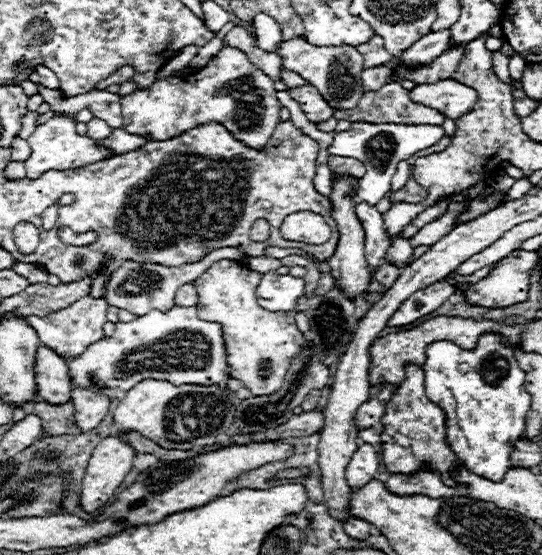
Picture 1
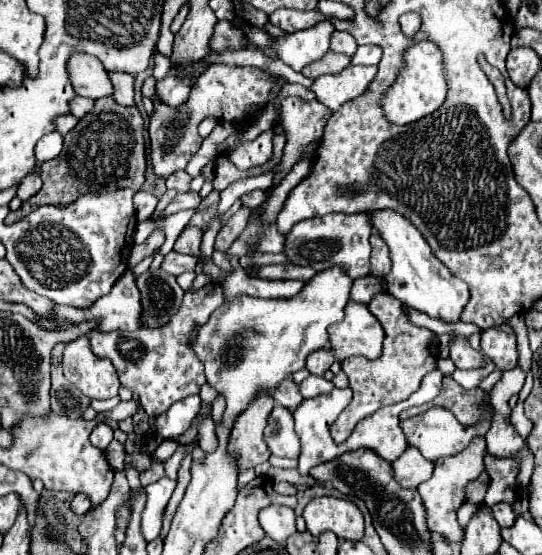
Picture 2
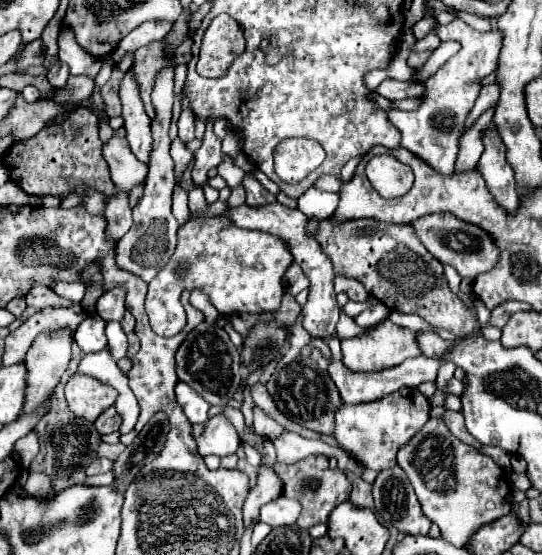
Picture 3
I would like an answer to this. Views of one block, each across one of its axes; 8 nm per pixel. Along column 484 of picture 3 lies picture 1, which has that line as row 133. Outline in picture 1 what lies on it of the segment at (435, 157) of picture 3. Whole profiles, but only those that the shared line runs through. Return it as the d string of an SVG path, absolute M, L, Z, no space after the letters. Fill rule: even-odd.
M52 118L52 120L36 126L34 134L28 136L26 140L30 142L30 148L32 148L30 160L26 160L26 174L28 174L28 178L38 178L42 172L48 172L48 170L80 168L80 166L86 166L86 164L92 164L92 162L98 162L98 160L114 156L106 148L96 146L92 138L76 134L74 120L70 120L70 118ZM64 152L68 152L68 154L64 154Z

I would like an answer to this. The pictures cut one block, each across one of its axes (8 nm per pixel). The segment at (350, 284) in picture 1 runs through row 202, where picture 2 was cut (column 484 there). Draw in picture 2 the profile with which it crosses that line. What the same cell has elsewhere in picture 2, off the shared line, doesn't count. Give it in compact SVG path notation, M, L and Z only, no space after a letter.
M492 326L490 330L484 330L480 346L484 356L488 356L502 372L518 364L516 334L510 326Z

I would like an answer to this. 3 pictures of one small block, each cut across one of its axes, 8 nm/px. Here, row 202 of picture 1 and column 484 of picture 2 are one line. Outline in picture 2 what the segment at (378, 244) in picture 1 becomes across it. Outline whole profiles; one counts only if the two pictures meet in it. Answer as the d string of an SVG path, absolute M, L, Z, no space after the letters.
M456 336L456 340L452 342L452 346L450 346L450 358L452 358L454 366L462 368L462 370L472 370L472 368L486 366L484 356L480 352L472 350L470 344L466 342L466 338L462 338L462 336Z

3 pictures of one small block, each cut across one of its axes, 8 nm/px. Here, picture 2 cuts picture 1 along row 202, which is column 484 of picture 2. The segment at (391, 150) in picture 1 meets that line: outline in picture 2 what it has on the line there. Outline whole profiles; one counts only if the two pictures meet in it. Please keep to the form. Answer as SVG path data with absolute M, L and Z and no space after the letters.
M486 358L486 370L454 370L452 378L462 386L462 388L476 388L478 382L488 376L494 370L494 364Z

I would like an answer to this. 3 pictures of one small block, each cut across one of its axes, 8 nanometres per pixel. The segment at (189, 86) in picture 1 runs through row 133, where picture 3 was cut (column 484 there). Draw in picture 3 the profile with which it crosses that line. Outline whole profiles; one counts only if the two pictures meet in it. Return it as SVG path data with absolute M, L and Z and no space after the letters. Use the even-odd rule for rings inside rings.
M488 128L482 132L482 142L484 142L484 152L482 158L478 160L476 170L482 174L488 192L492 194L494 202L504 208L506 212L518 210L518 194L516 194L516 182L514 182L514 172L510 170L504 152L506 148L502 146L502 140L496 132L496 128ZM428 214L418 218L418 222L414 222L412 226L422 244L430 250L430 254L442 264L454 266L462 278L476 278L478 274L492 270L500 260L500 250L490 234L452 214Z

